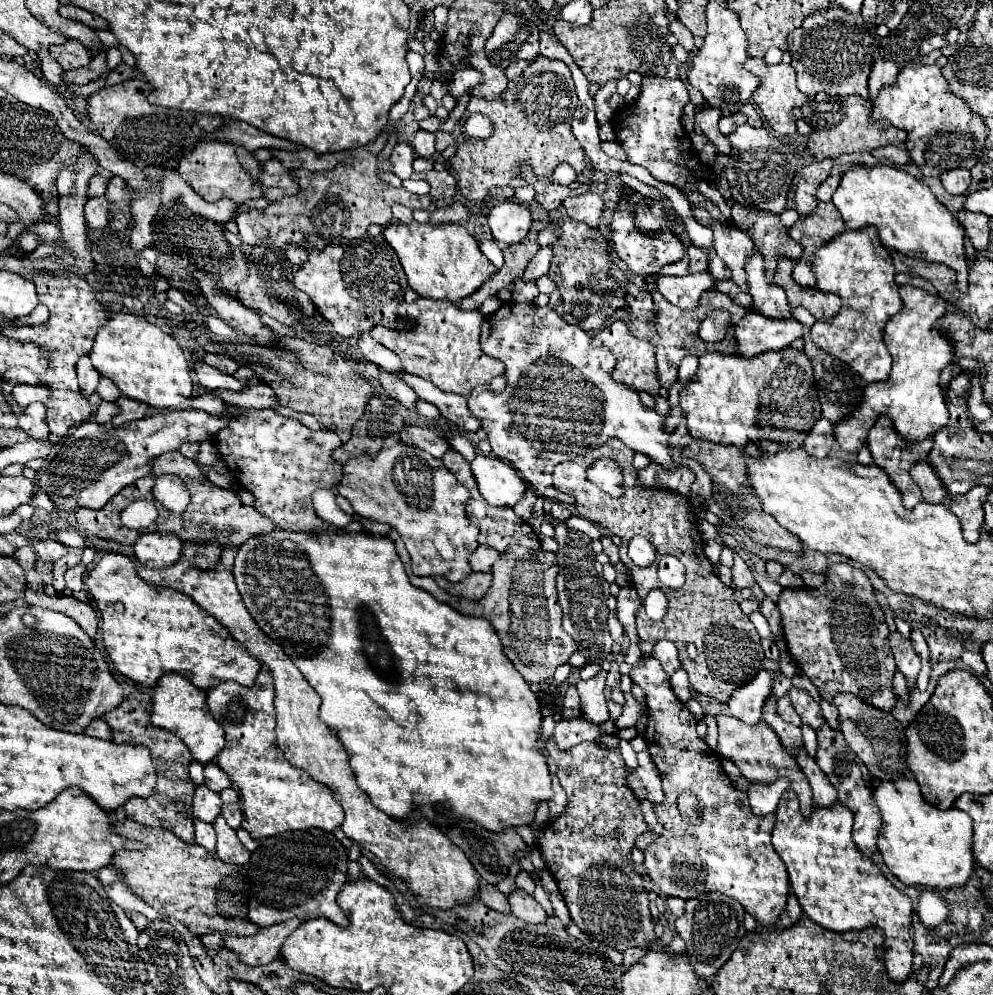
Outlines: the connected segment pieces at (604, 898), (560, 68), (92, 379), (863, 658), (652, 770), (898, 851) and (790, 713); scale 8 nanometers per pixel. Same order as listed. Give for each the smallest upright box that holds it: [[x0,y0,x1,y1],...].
[[537,739,659,951],[435,55,587,203],[77,355,99,397],[777,563,895,711],[635,751,665,805],[873,779,973,889],[777,695,801,725]]

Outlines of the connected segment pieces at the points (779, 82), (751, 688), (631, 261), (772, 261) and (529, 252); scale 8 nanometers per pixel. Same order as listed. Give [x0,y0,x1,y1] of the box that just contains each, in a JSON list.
[[743,57,809,135],[727,669,773,725],[611,193,685,277],[733,203,801,279],[457,231,539,311]]

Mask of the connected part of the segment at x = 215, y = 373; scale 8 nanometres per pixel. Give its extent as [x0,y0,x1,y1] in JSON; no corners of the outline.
[193,361,243,391]

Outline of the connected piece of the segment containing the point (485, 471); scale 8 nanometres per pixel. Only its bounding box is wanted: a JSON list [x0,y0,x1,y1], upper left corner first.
[471,453,527,507]

